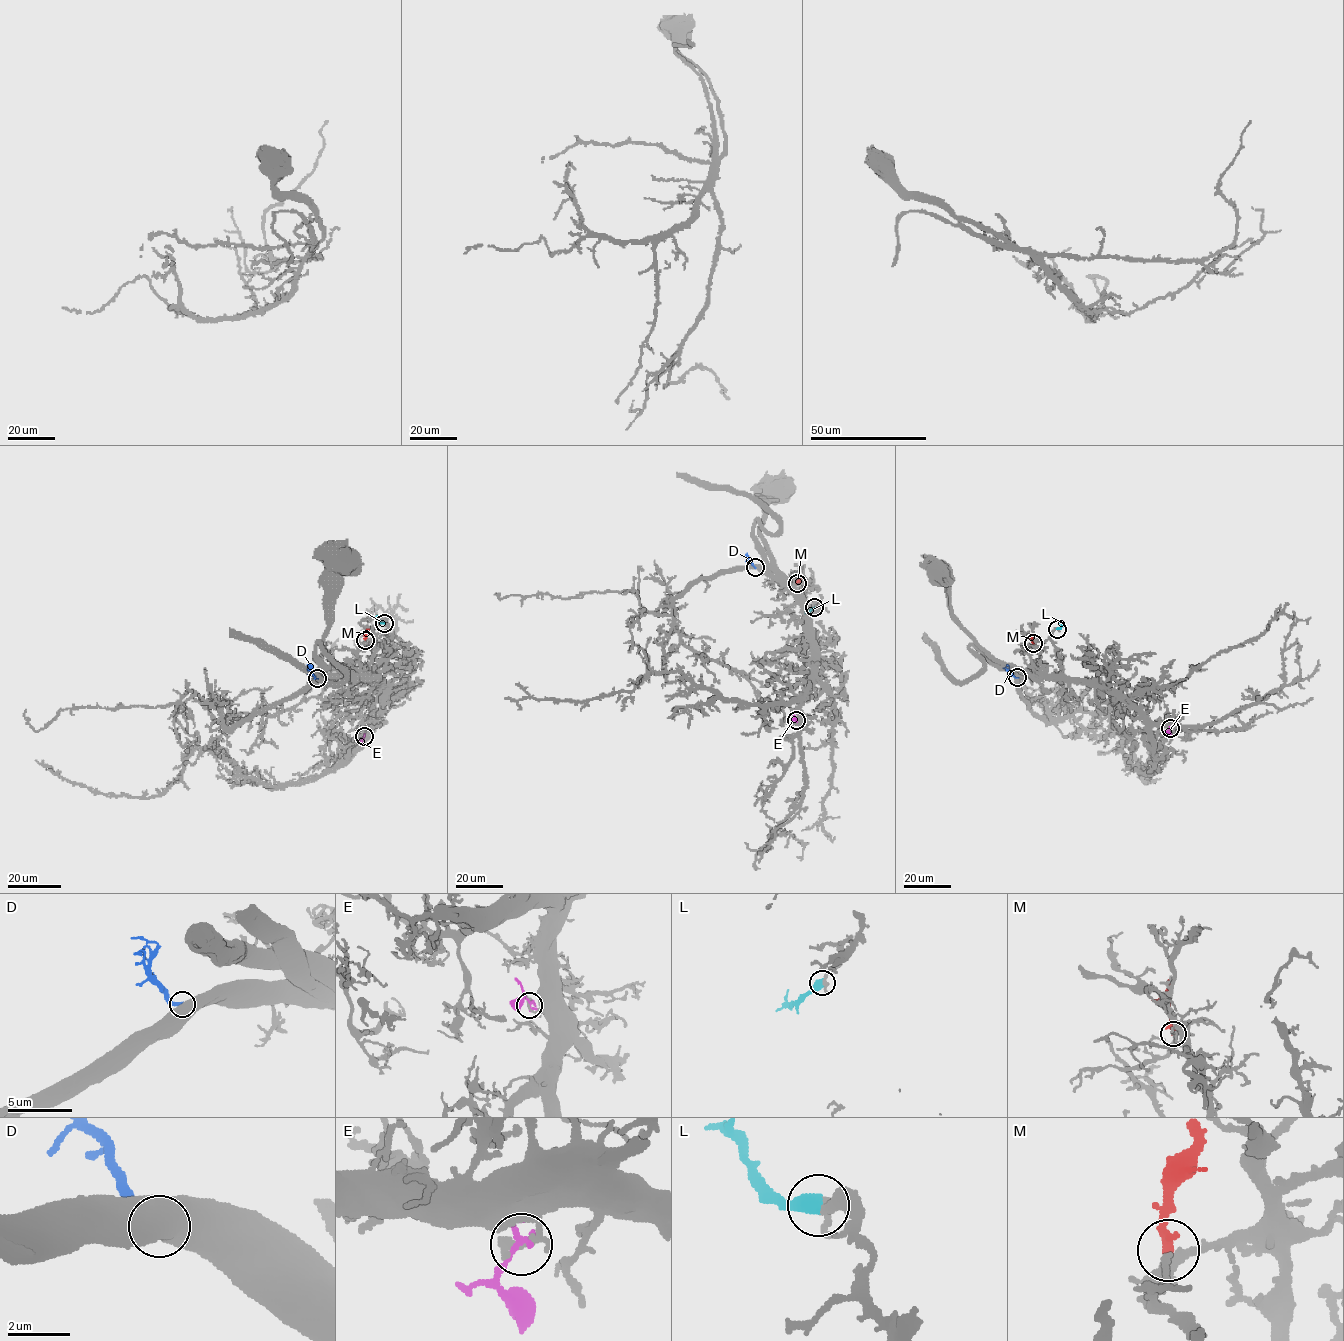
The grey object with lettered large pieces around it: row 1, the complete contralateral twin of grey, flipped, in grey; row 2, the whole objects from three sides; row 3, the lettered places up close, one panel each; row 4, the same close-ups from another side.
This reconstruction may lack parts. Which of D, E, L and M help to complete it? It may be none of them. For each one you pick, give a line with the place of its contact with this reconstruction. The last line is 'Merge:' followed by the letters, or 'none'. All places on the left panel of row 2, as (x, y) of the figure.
D: contact (317, 678)
L: contact (384, 623)
Merge: D, L

